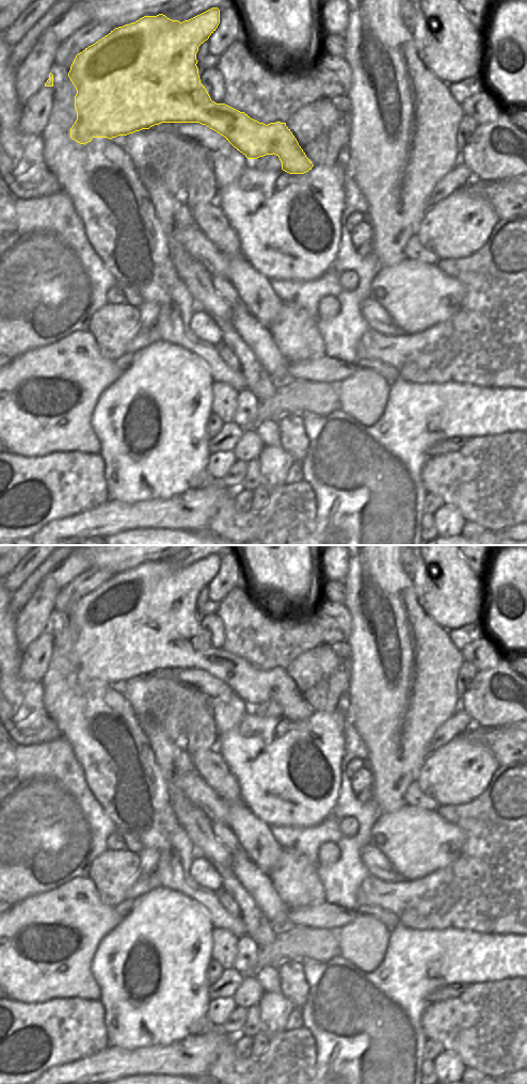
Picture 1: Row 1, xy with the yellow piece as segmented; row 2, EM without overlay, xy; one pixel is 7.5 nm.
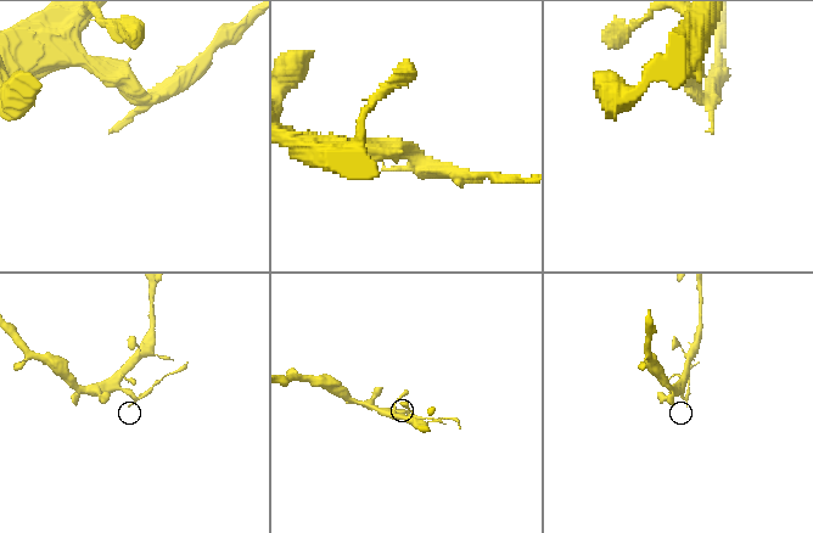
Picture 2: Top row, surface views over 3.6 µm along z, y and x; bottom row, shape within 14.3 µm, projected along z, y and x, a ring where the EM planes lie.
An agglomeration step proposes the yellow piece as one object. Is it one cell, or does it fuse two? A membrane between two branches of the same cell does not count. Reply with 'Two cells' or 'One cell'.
Two cells

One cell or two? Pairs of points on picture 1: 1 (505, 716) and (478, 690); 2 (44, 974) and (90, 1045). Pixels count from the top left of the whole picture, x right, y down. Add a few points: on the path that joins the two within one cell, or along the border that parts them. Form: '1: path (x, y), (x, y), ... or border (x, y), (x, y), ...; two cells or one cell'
1: path (498, 710), (484, 697); one cell
2: border (83, 999), (54, 998), (34, 1003); two cells

